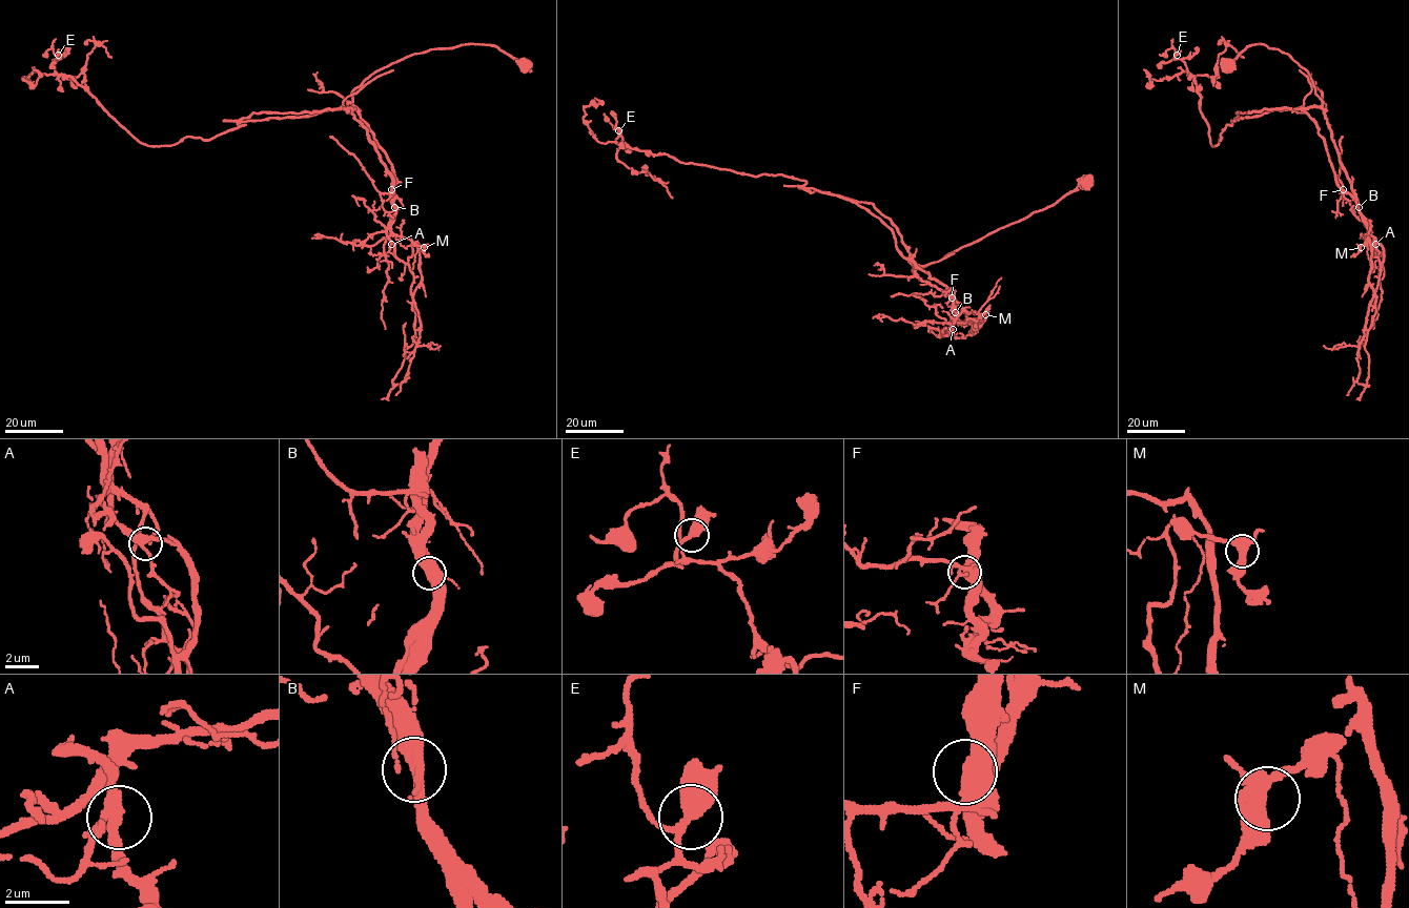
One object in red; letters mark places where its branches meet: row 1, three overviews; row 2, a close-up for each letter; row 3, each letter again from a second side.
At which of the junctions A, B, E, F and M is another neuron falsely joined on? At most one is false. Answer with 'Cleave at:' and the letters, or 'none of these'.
Cleave at: B

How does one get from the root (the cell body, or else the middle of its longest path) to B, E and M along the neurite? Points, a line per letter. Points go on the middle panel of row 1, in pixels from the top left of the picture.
B: (1085, 181), (1054, 204), (988, 232), (938, 261), (913, 270), (914, 275), (953, 297), (955, 312)
E: (1085, 181), (914, 275), (894, 232), (855, 203), (785, 176), (626, 147), (618, 130)
M: (1085, 181), (1054, 204), (913, 270), (914, 275), (956, 301), (953, 322), (972, 323), (985, 314)

